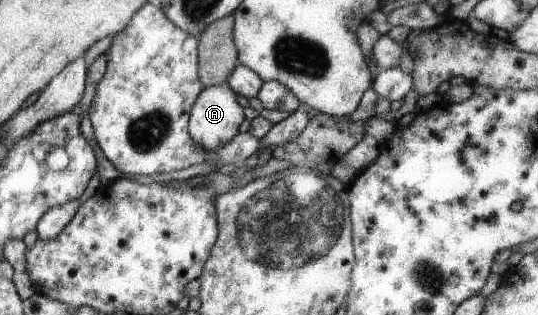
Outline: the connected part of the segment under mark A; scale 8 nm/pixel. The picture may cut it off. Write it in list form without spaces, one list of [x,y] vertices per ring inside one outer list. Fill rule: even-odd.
[[[226,83],[205,86],[192,103],[188,134],[204,150],[216,150],[216,147],[227,143],[239,131],[239,124],[243,120],[243,108],[237,102],[237,94]]]

